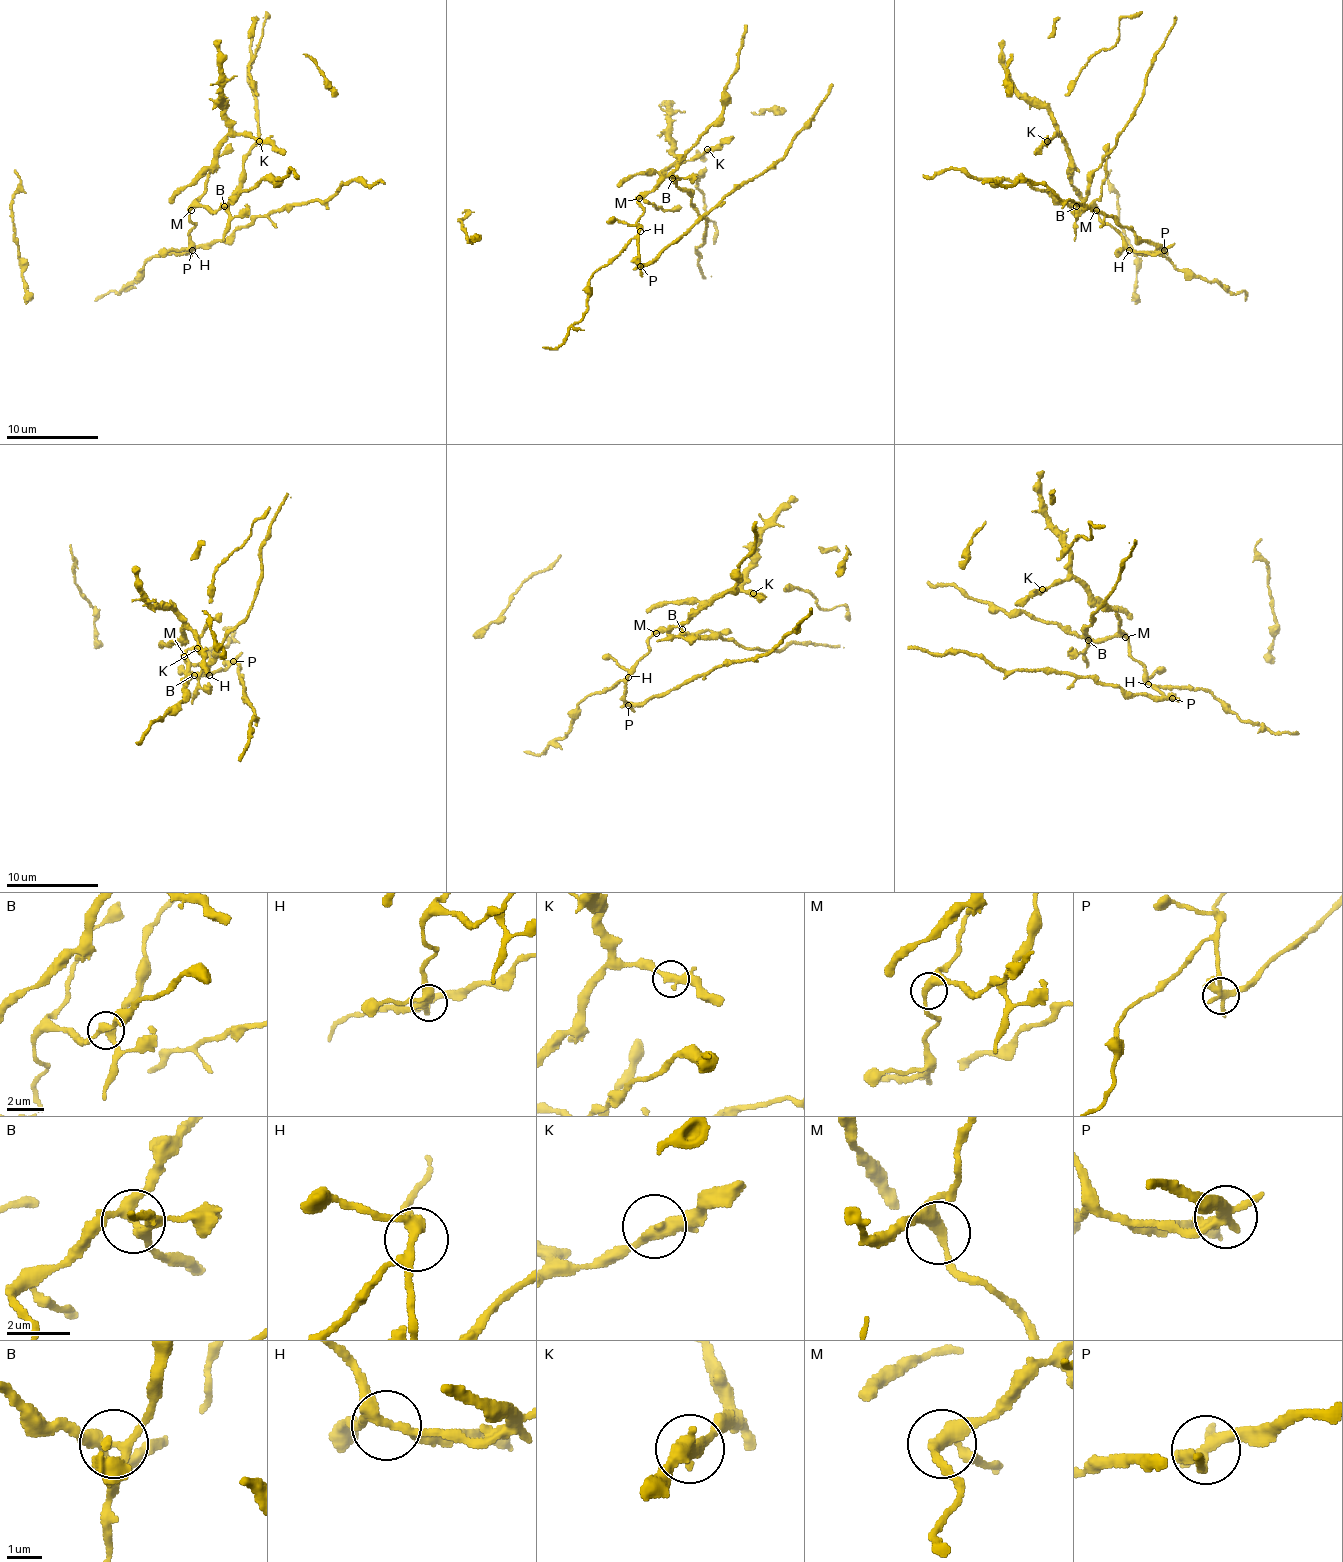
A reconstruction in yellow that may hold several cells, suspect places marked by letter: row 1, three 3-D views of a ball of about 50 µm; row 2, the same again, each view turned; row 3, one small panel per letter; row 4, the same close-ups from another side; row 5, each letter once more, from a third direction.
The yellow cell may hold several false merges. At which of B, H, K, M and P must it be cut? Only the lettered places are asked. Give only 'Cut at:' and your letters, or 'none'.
Cut at: B, P

